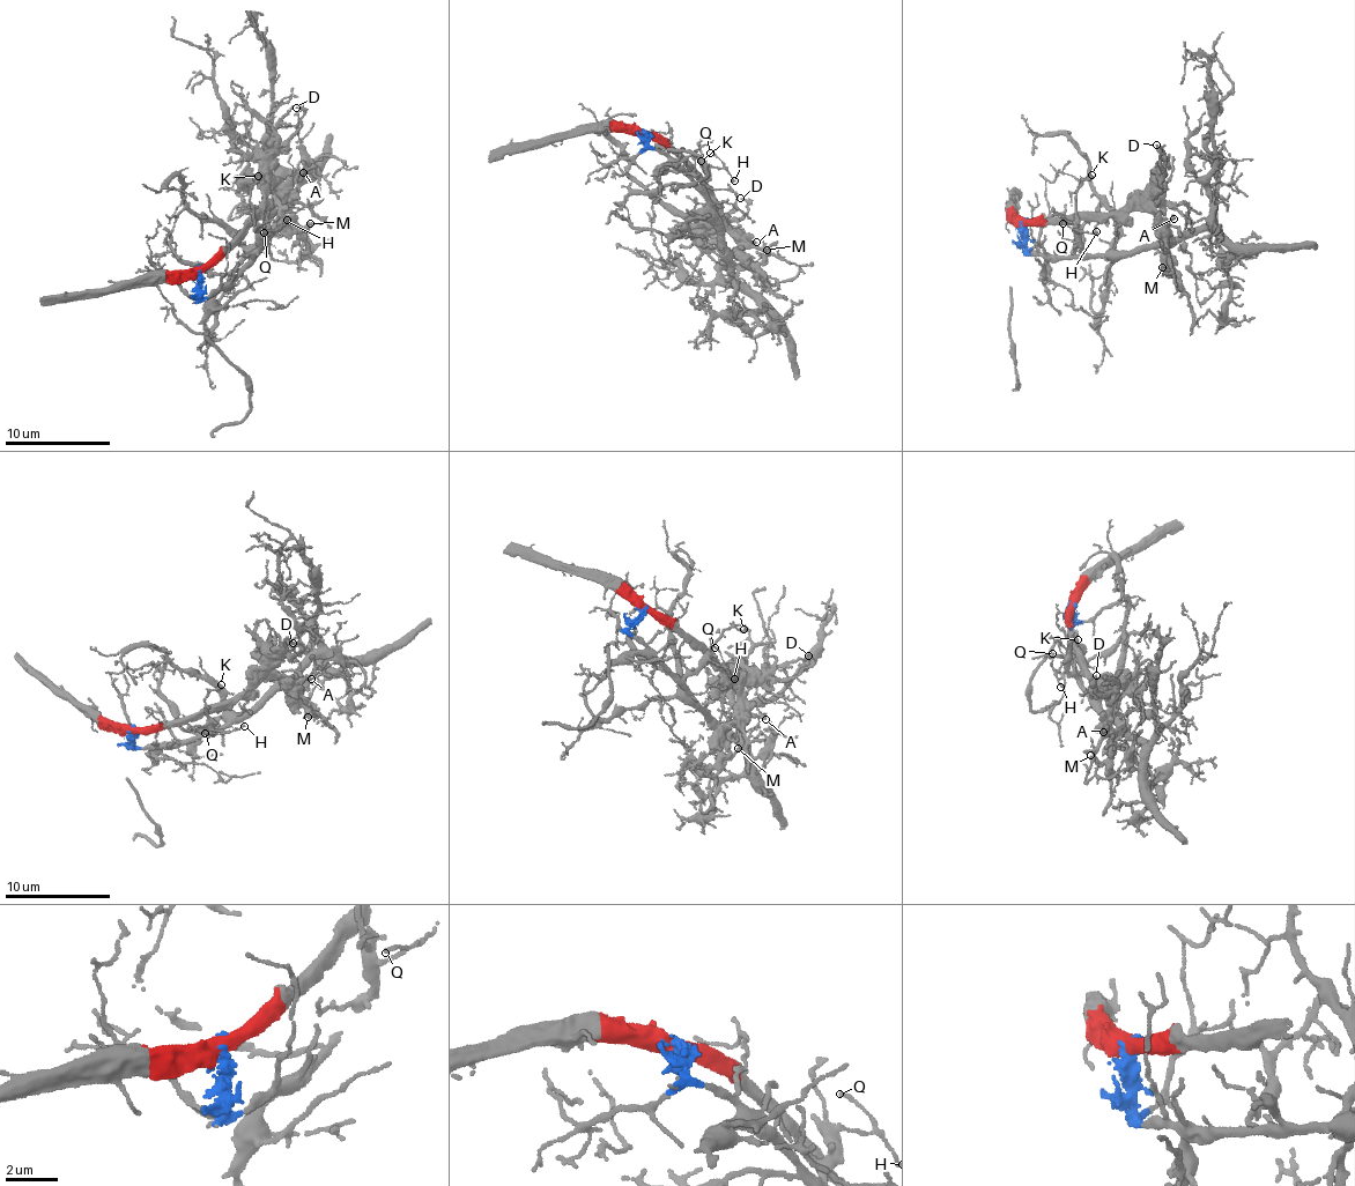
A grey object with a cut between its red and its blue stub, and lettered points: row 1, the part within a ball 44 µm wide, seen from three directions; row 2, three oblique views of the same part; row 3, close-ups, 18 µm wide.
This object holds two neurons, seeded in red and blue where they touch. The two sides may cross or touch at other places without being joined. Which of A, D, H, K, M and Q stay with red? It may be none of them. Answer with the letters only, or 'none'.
A, D, M

